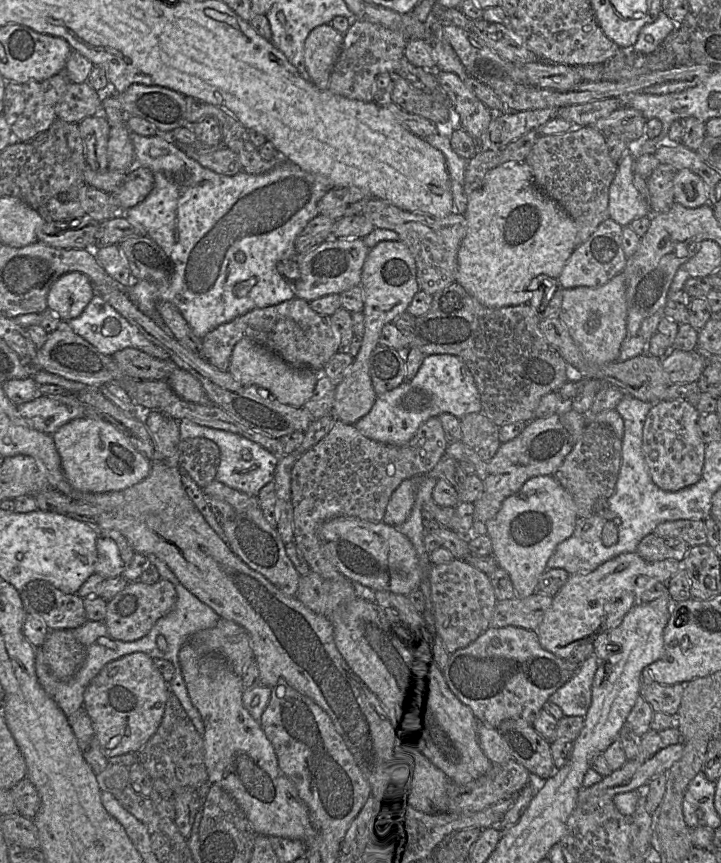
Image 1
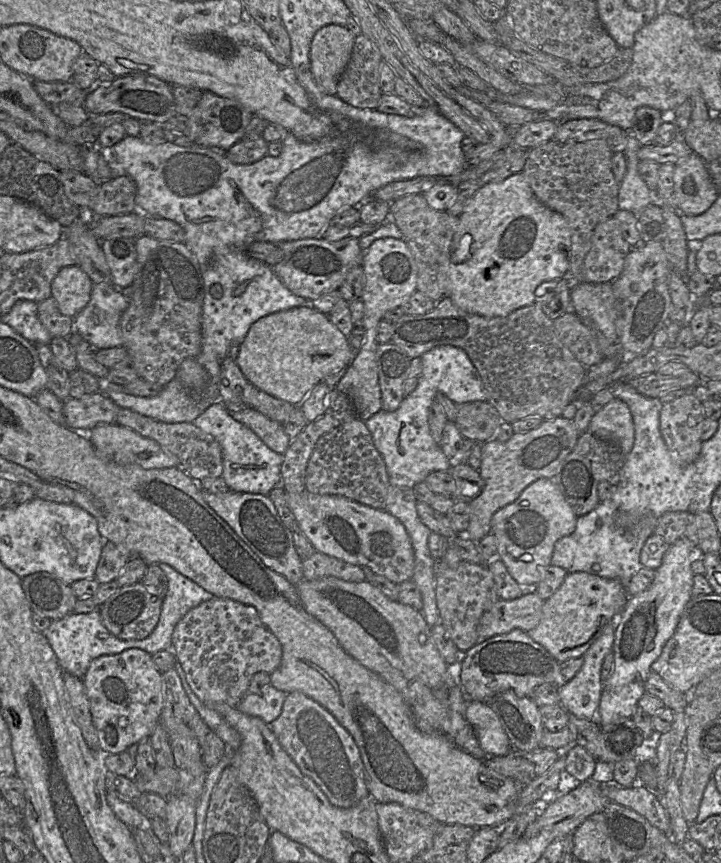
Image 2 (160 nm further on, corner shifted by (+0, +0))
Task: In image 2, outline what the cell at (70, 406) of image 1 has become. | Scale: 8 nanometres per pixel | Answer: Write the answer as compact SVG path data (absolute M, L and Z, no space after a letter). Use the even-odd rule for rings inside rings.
M101 392L70 398L63 404L65 426L81 433L99 424L115 423L120 407Z

